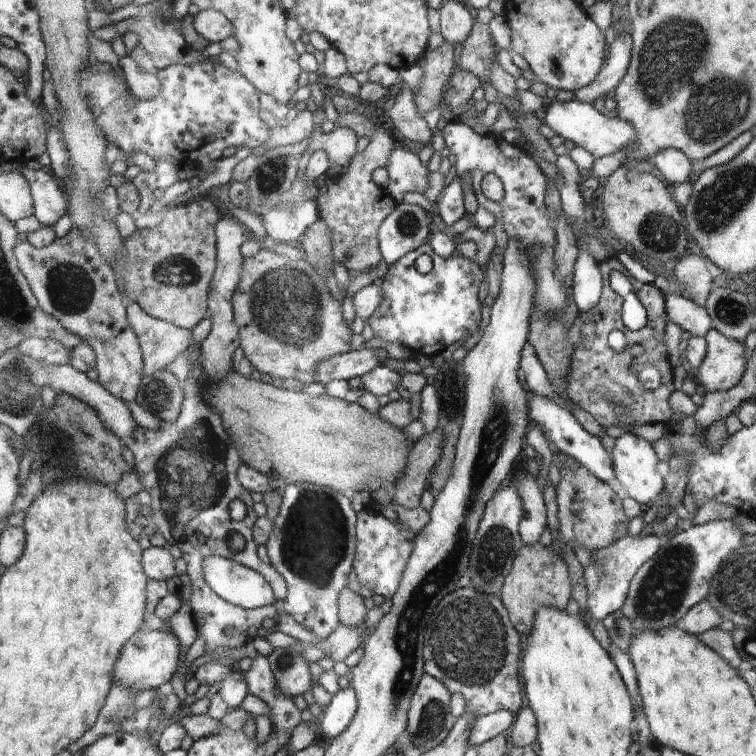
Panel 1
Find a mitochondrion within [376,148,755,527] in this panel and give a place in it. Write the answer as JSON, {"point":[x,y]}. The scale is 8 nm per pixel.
{"point":[657,232]}

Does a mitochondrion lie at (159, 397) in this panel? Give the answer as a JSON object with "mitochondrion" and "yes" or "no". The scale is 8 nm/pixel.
{"mitochondrion":"yes"}

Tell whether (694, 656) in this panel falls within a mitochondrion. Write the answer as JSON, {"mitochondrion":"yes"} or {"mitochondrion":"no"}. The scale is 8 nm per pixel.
{"mitochondrion":"no"}

